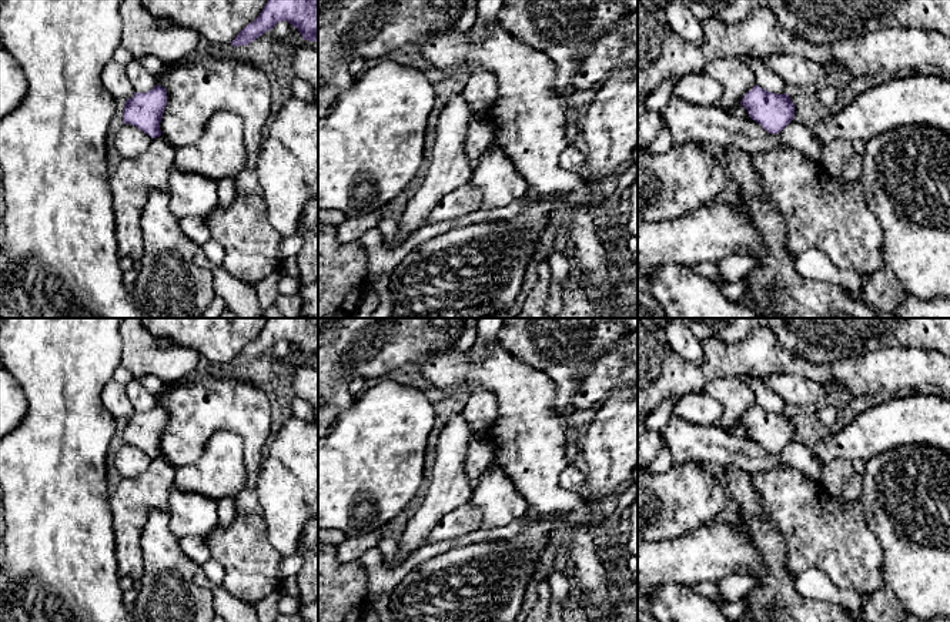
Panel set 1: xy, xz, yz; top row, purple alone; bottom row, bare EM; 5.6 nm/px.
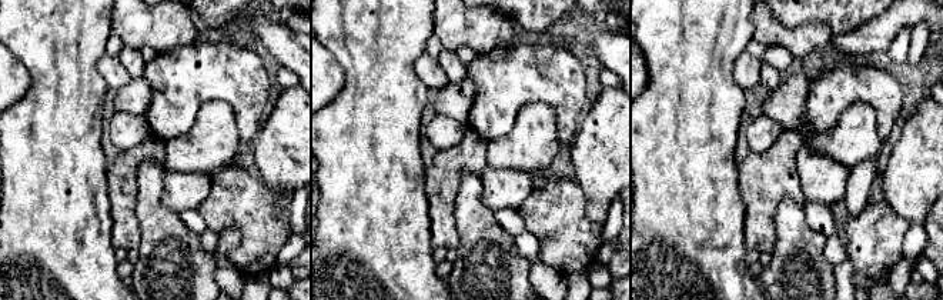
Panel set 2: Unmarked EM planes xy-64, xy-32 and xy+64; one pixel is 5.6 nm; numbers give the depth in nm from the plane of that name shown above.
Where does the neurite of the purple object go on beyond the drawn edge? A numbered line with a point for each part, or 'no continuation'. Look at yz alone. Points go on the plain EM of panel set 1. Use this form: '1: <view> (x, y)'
no continuation

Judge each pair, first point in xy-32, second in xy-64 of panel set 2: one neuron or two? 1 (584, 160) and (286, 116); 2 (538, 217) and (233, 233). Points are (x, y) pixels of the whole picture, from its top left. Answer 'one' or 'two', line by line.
1: one
2: two

